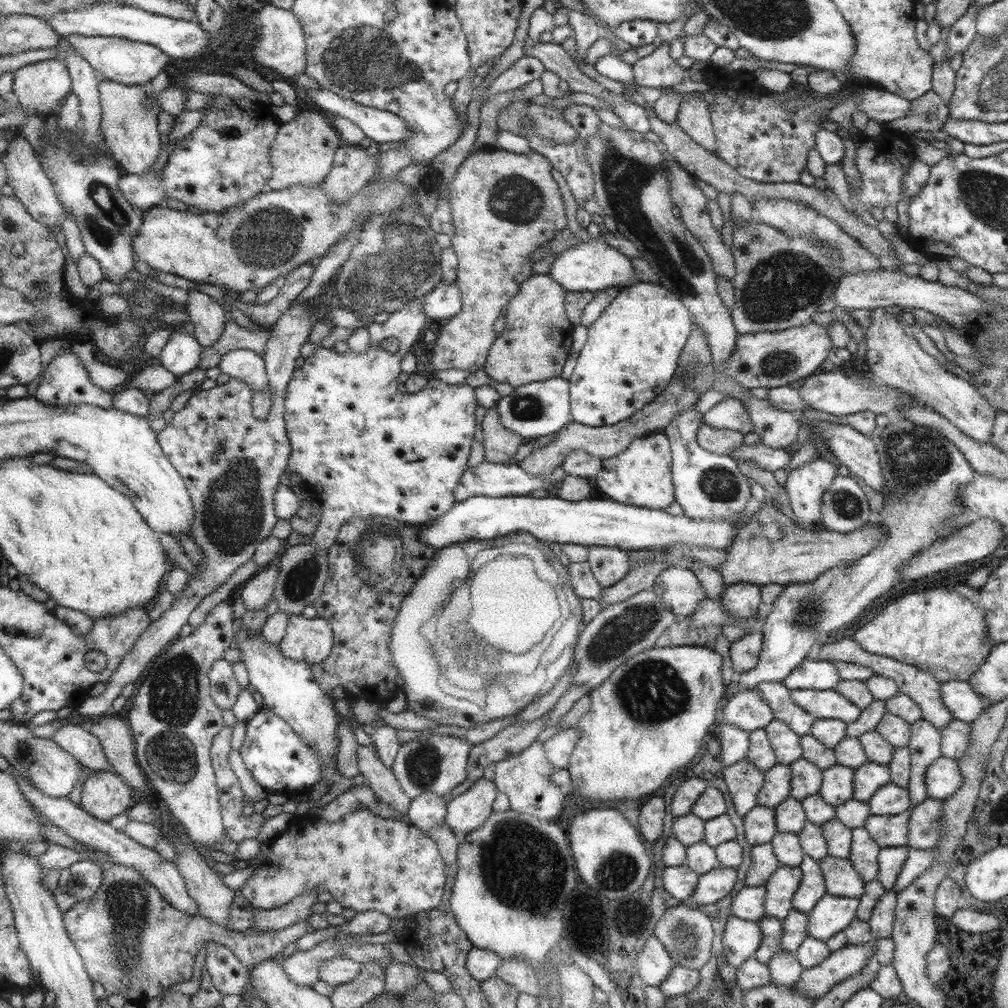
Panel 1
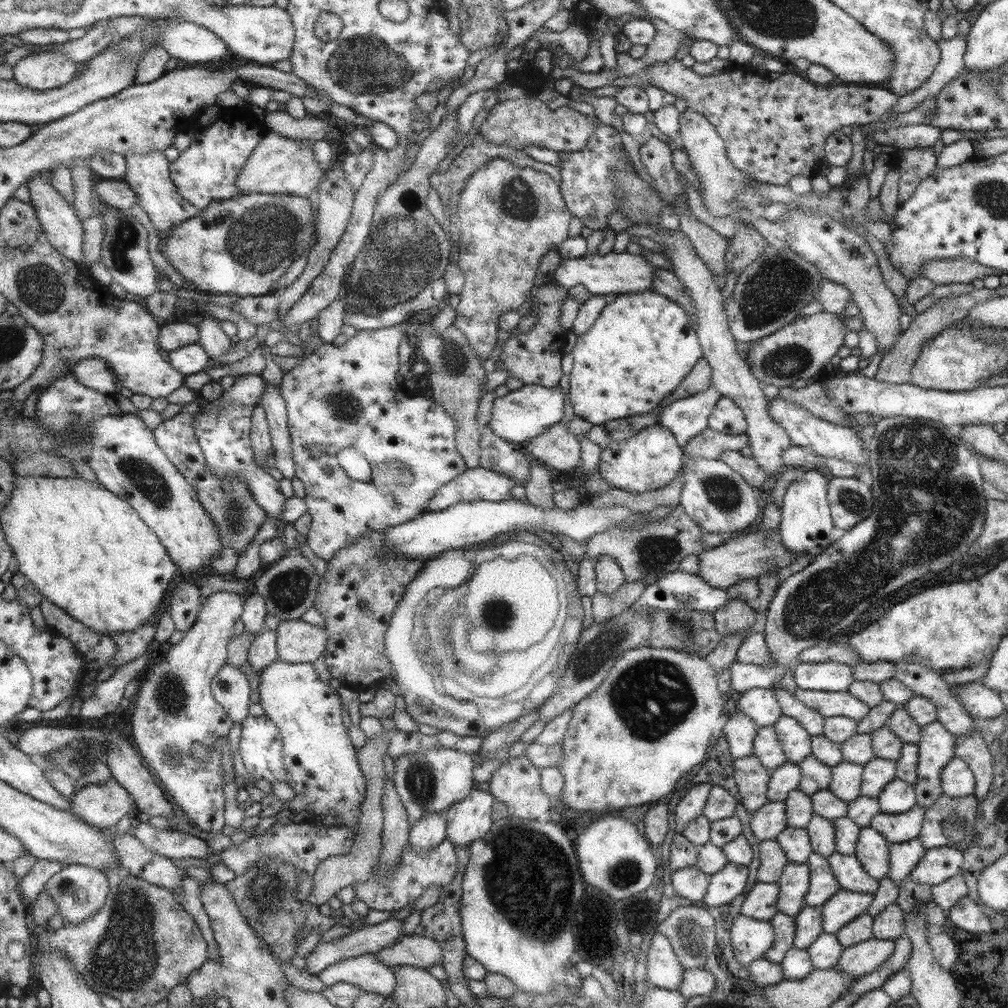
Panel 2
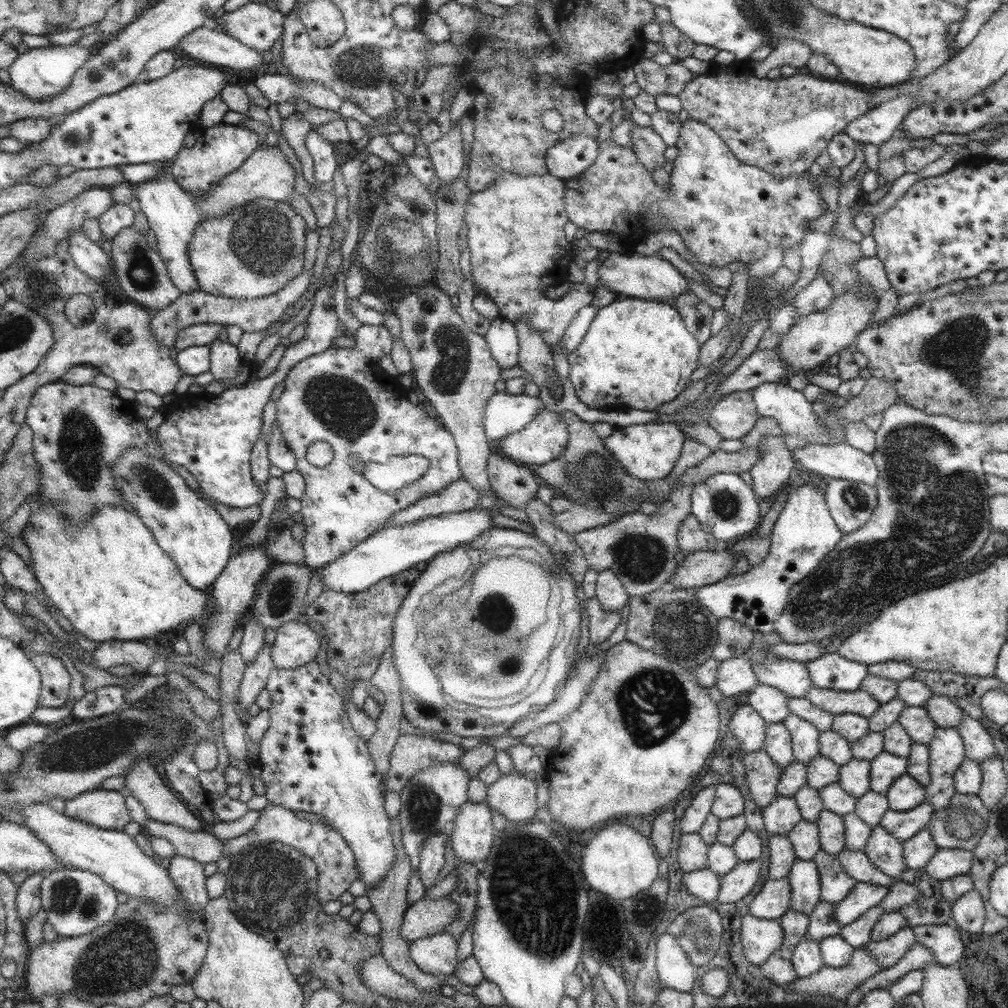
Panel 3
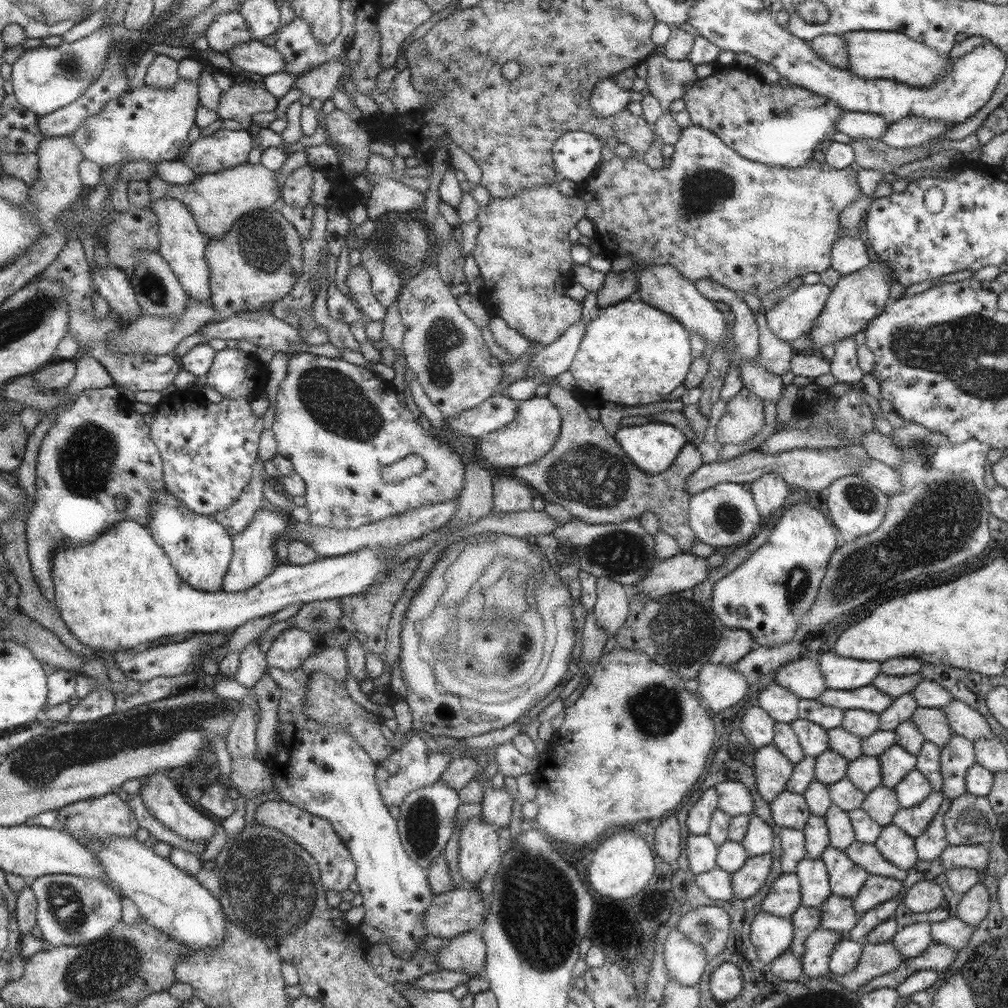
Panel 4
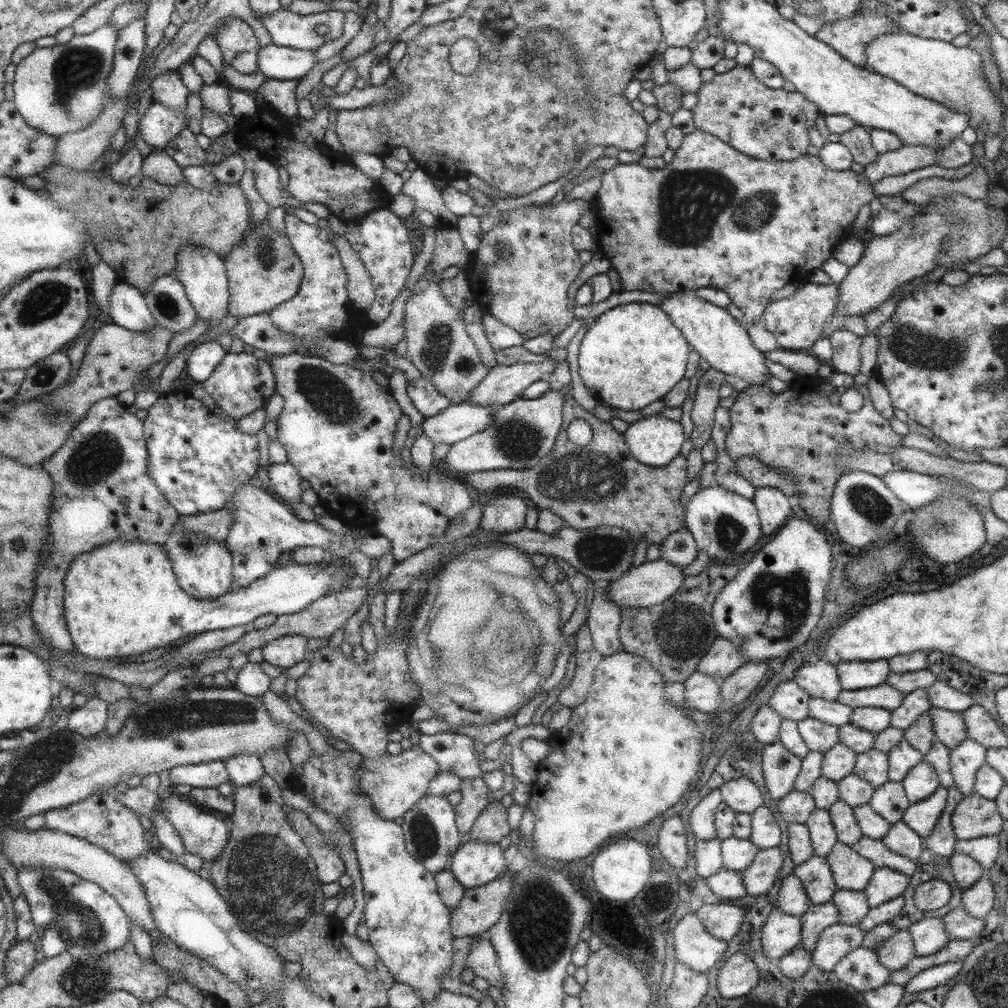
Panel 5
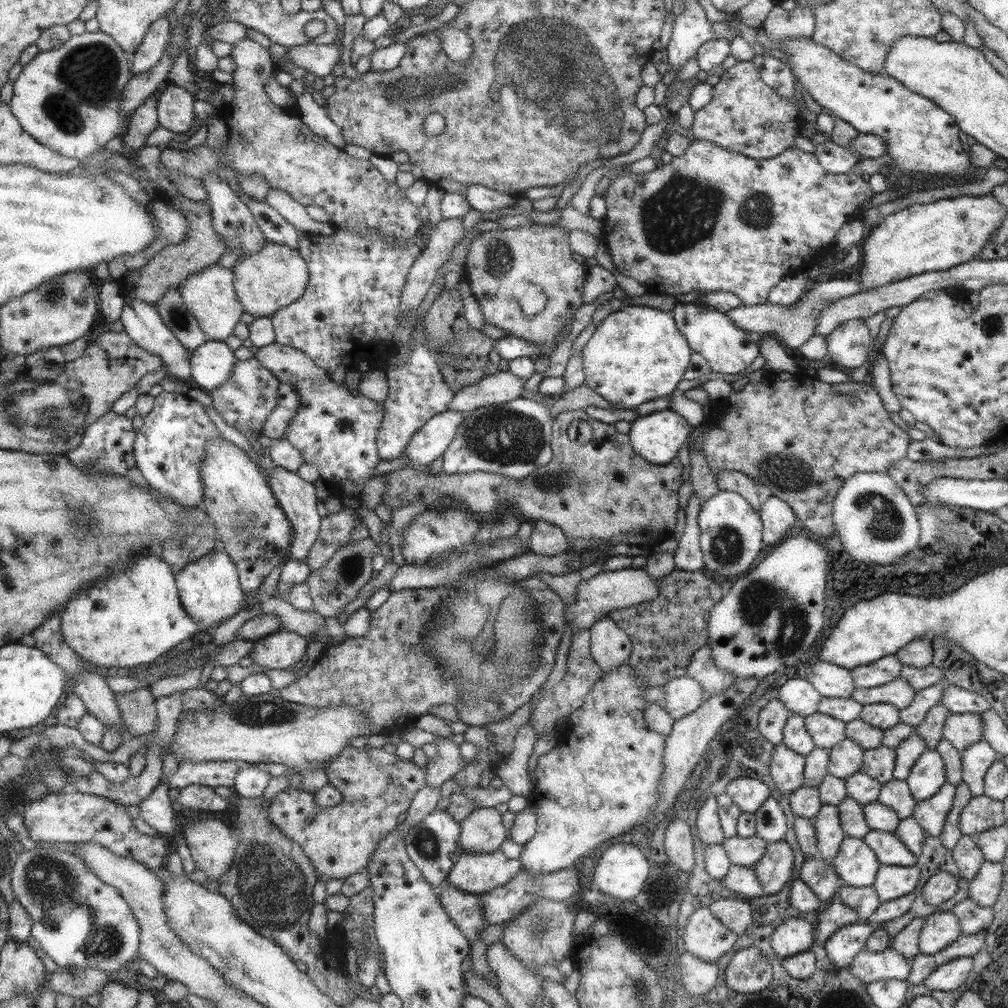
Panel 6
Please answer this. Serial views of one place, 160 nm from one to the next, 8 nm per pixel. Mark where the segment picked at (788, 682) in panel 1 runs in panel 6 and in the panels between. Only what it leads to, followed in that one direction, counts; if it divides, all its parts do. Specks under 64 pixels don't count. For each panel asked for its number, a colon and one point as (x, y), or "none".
2: (827, 676)
3: (831, 671)
4: (840, 673)
5: (854, 675)
6: (877, 673)

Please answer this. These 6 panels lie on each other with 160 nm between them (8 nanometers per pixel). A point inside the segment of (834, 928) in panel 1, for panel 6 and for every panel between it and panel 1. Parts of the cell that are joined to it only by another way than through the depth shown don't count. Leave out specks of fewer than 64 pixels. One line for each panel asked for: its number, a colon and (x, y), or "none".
2: (844, 906)
3: (863, 896)
4: (876, 889)
5: (884, 885)
6: (891, 882)

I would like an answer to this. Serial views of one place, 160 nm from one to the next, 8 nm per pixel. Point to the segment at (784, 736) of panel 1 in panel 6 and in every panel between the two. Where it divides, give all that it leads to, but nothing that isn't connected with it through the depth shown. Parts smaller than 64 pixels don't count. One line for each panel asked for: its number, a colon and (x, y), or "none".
2: (795, 742)
3: (804, 739)
4: (813, 739)
5: (818, 736)
6: (825, 731)

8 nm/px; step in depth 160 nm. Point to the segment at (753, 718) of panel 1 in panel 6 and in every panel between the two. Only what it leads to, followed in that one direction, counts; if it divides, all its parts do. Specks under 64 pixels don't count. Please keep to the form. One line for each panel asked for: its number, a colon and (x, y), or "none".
2: (758, 704)
3: (771, 705)
4: (779, 703)
5: (788, 700)
6: (796, 695)

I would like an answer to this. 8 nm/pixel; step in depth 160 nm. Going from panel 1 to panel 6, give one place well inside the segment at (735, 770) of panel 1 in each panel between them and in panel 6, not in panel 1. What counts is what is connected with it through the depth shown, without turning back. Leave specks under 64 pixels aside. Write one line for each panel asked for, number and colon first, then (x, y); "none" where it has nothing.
2: (751, 779)
3: (761, 774)
4: (771, 769)
5: (779, 768)
6: (786, 767)

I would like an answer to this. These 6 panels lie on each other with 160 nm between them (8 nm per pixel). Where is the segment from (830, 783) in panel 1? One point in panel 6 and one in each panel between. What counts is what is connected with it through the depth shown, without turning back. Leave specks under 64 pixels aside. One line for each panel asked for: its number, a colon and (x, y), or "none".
2: (845, 782)
3: (853, 777)
4: (864, 773)
5: (871, 766)
6: (878, 763)

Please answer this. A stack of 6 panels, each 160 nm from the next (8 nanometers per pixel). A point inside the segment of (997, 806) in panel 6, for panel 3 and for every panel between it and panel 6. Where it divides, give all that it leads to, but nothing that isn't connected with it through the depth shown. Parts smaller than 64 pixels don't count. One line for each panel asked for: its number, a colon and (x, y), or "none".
3: (959, 825)
4: (969, 820)
5: (974, 816)

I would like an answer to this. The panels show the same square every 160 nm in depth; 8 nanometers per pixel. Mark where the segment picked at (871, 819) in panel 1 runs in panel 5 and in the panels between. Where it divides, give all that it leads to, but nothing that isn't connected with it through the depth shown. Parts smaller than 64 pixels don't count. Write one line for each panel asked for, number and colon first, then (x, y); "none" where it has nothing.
2: (894, 828)
3: (901, 825)
4: (912, 821)
5: (920, 817)

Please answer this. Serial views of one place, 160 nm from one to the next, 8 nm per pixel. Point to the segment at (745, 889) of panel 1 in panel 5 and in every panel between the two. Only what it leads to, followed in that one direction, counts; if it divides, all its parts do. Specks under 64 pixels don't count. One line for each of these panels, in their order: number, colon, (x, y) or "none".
2: (760, 903)
3: (771, 902)
4: (783, 896)
5: (791, 899)

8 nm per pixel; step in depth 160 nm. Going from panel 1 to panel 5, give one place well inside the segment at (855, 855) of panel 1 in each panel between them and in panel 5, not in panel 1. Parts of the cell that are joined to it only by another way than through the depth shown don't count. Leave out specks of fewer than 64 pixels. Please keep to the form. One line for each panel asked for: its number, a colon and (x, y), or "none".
2: (871, 849)
3: (886, 854)
4: (894, 846)
5: (901, 840)

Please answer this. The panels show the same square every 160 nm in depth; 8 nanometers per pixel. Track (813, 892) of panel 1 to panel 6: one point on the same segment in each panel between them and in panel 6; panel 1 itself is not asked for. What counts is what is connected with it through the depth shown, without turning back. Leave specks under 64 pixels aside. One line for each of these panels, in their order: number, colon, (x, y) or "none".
2: (822, 884)
3: (835, 883)
4: (845, 878)
5: (850, 871)
6: (856, 865)

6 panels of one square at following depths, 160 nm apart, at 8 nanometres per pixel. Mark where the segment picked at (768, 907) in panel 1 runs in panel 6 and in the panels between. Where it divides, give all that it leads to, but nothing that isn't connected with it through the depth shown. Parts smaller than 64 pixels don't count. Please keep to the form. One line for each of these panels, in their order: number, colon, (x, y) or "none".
2: (792, 884)
3: (804, 880)
4: (812, 875)
5: (815, 874)
6: (820, 878)

